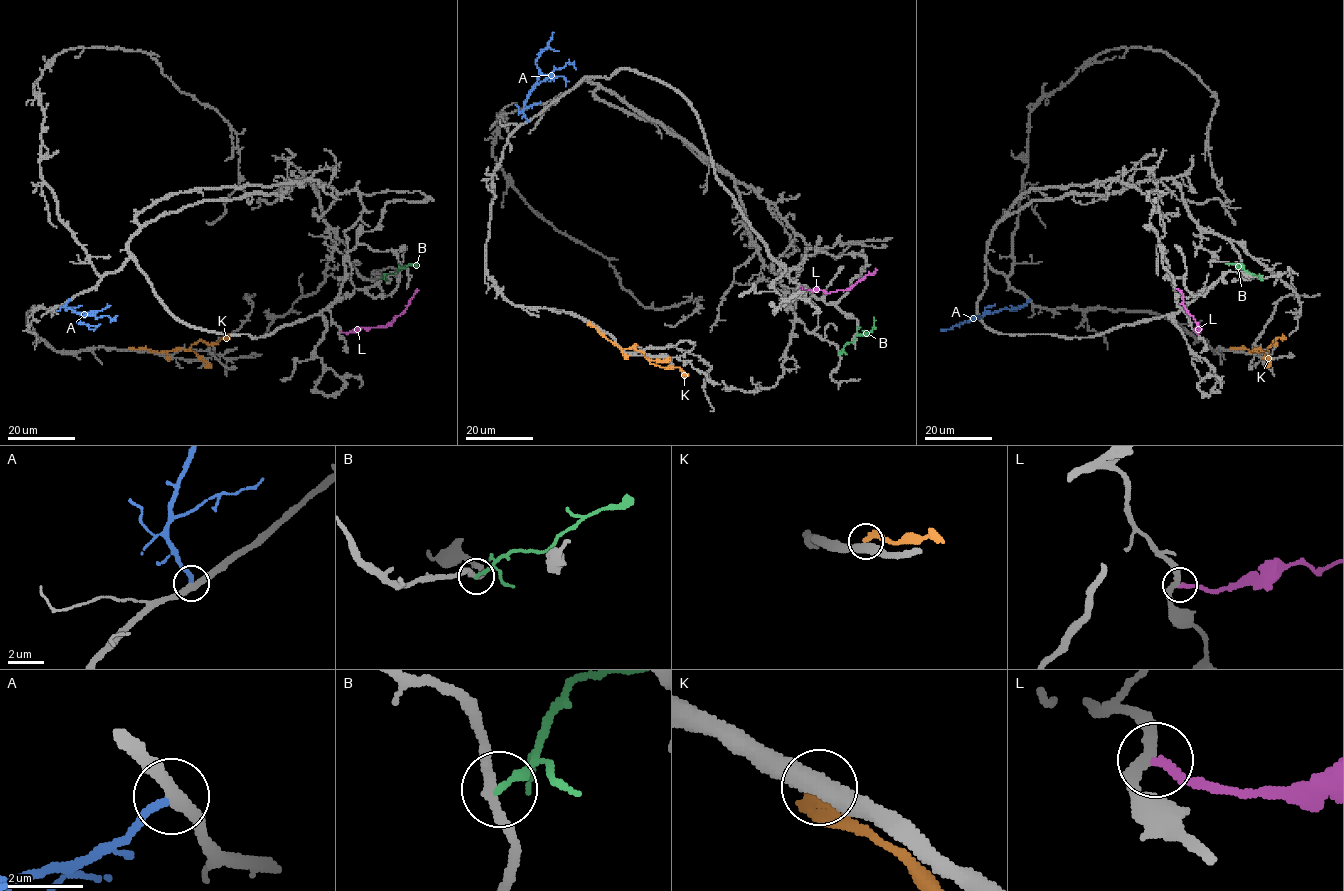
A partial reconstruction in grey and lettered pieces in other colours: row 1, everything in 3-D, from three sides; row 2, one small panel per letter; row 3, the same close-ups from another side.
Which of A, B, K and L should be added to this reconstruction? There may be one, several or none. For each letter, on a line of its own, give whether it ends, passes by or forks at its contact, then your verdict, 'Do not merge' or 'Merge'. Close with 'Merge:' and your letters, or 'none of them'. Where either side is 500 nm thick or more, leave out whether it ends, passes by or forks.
A: It ends there. Do not merge
B: It ends there. Do not merge
K: It ends there. Do not merge
L: It ends there. Merge
Merge: L

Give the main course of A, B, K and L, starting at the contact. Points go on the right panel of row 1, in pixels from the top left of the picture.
A: (1029, 300), (1013, 309), (1002, 308), (940, 329)
B: (1261, 278), (1250, 274), (1243, 265), (1226, 263)
K: (1231, 349), (1266, 350), (1274, 340), (1277, 344), (1278, 338), (1284, 339)
L: (1195, 332), (1201, 328), (1185, 308), (1183, 295), (1176, 288)

